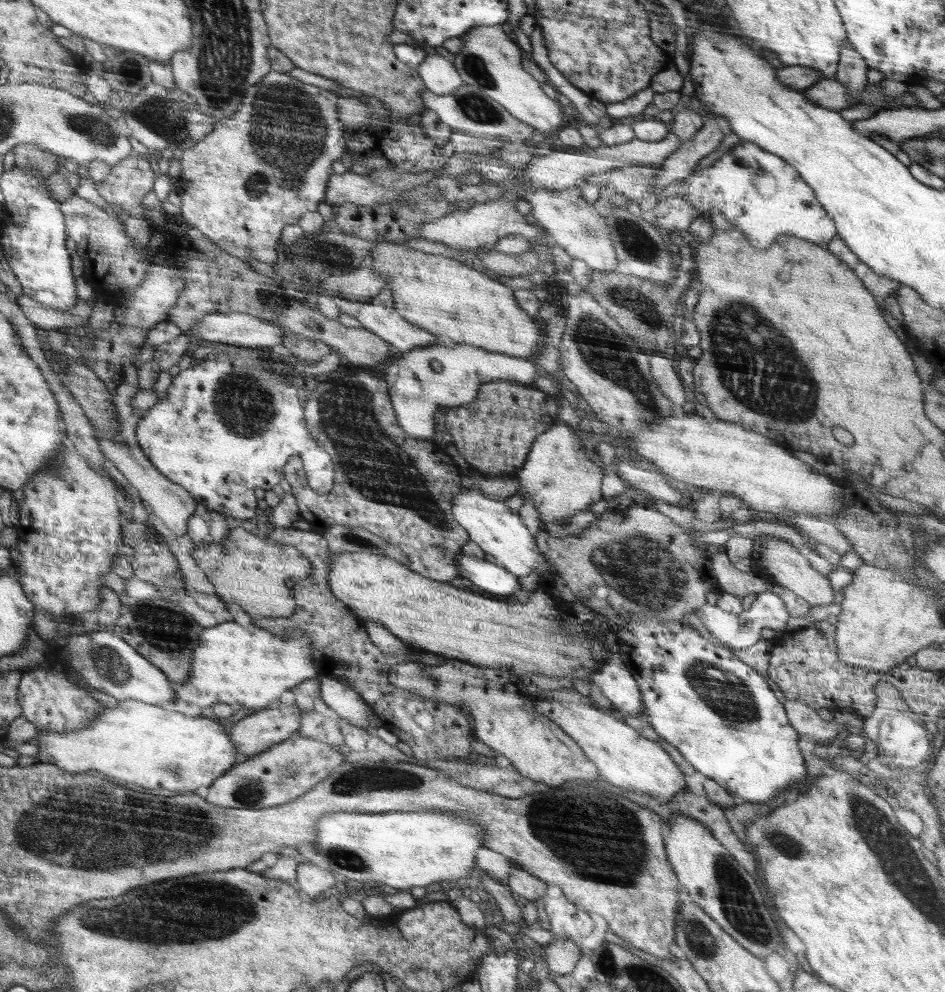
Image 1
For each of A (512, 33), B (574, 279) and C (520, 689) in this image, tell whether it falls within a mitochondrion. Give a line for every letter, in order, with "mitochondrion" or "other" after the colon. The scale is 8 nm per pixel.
A: other
B: other
C: other

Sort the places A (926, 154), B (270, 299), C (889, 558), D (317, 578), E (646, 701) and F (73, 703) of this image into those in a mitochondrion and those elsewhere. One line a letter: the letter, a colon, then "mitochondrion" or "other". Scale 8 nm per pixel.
A: mitochondrion
B: mitochondrion
C: other
D: other
E: other
F: other

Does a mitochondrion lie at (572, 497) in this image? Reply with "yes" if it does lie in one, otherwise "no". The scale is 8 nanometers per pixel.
no

